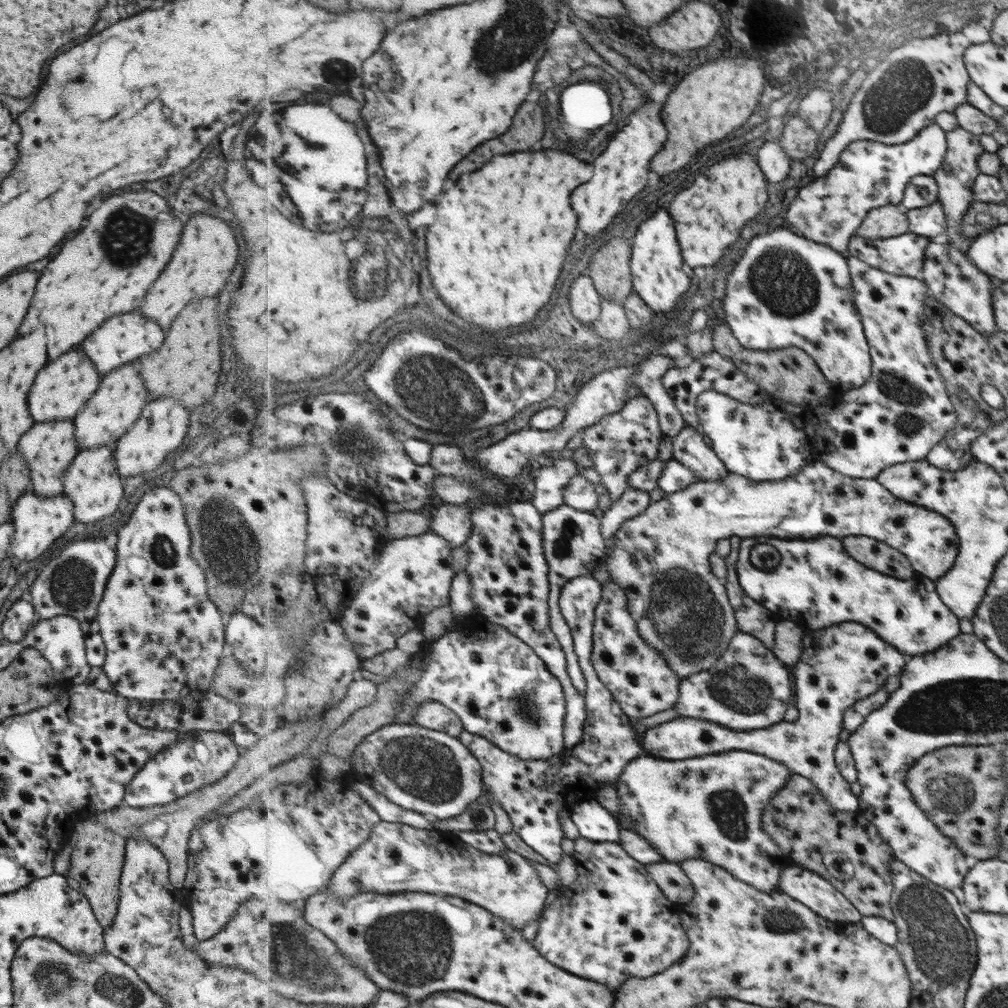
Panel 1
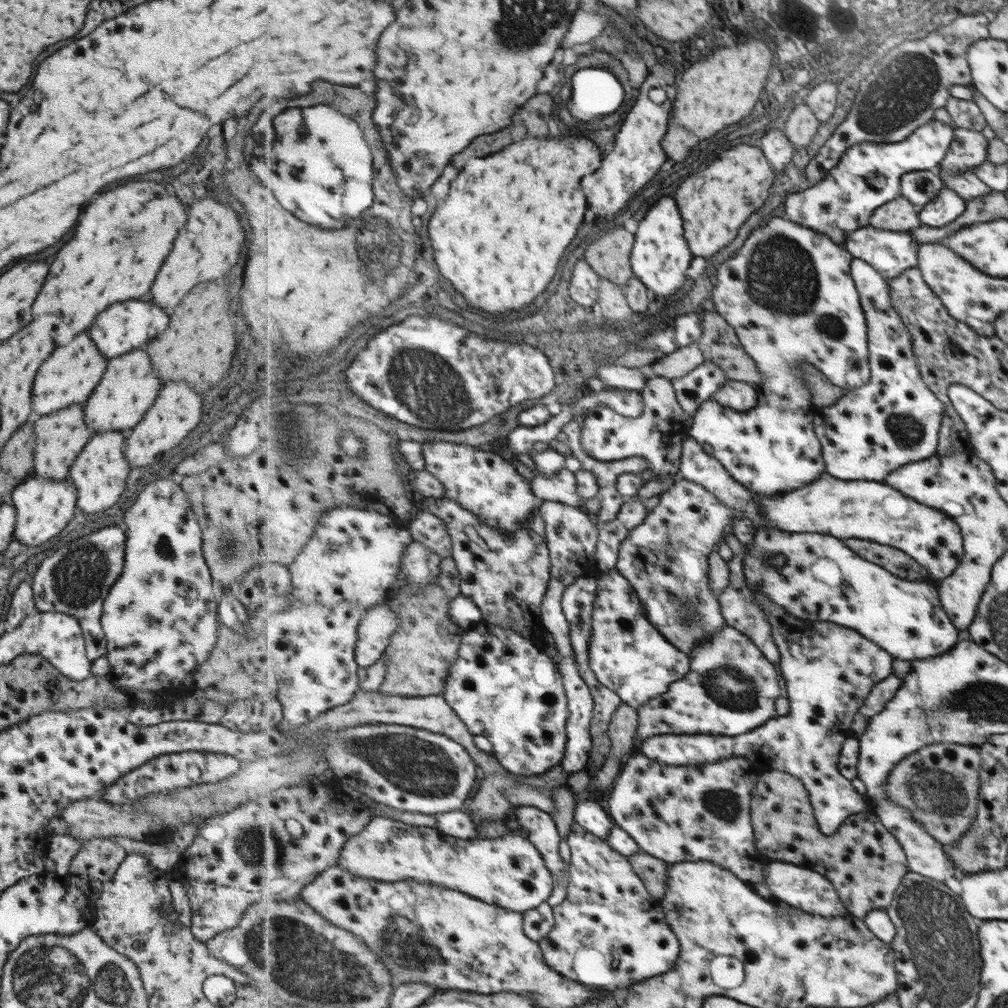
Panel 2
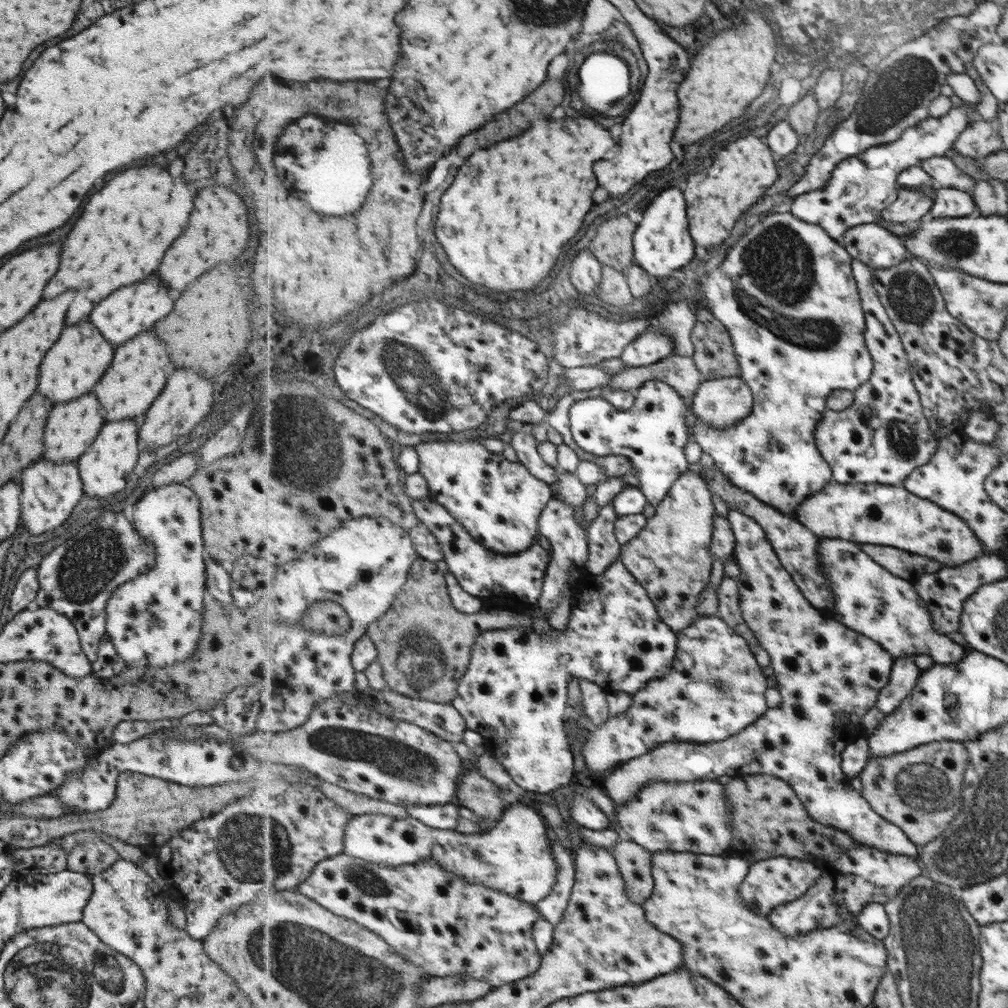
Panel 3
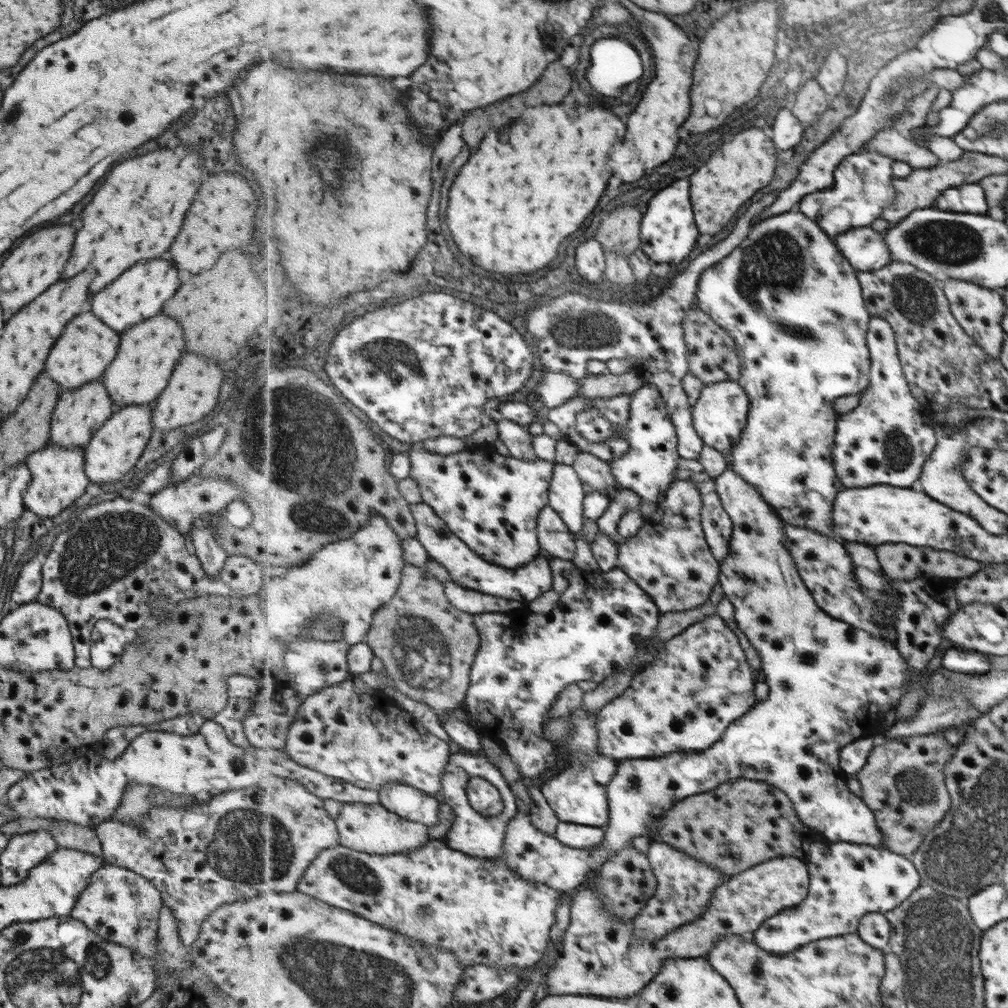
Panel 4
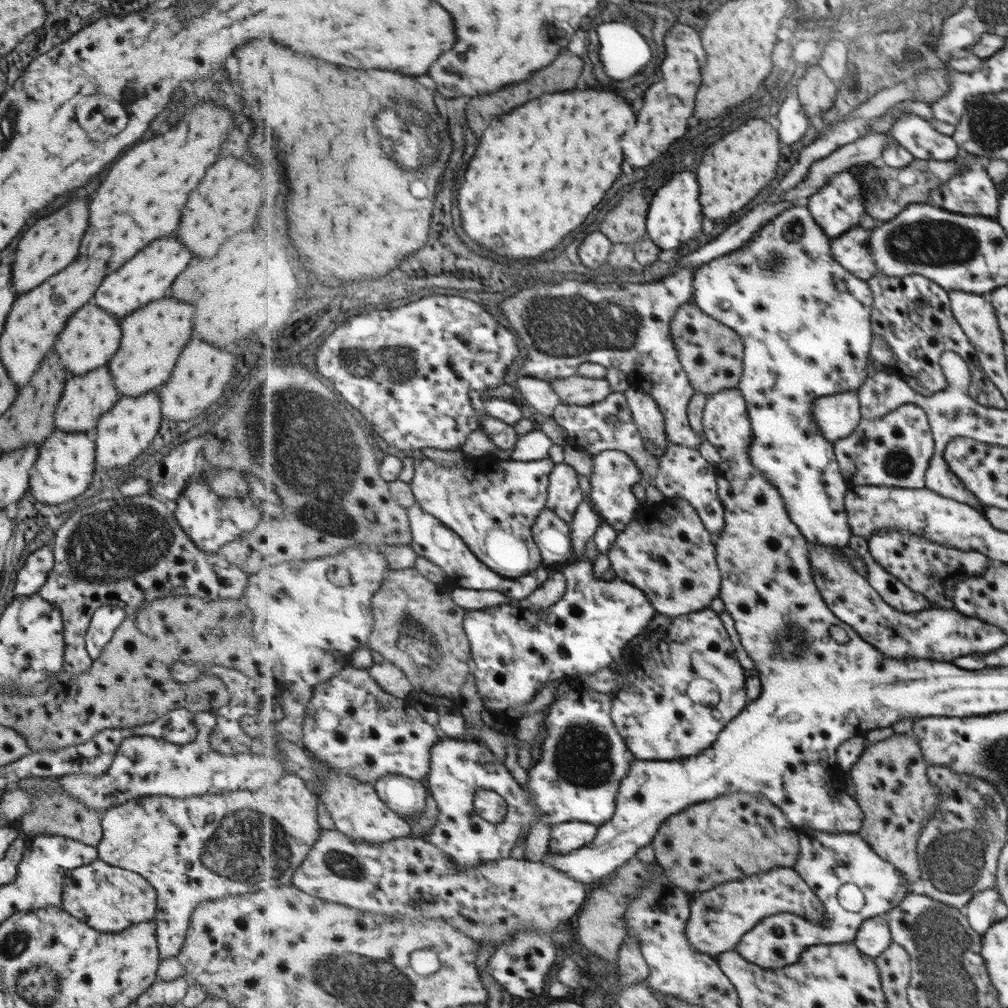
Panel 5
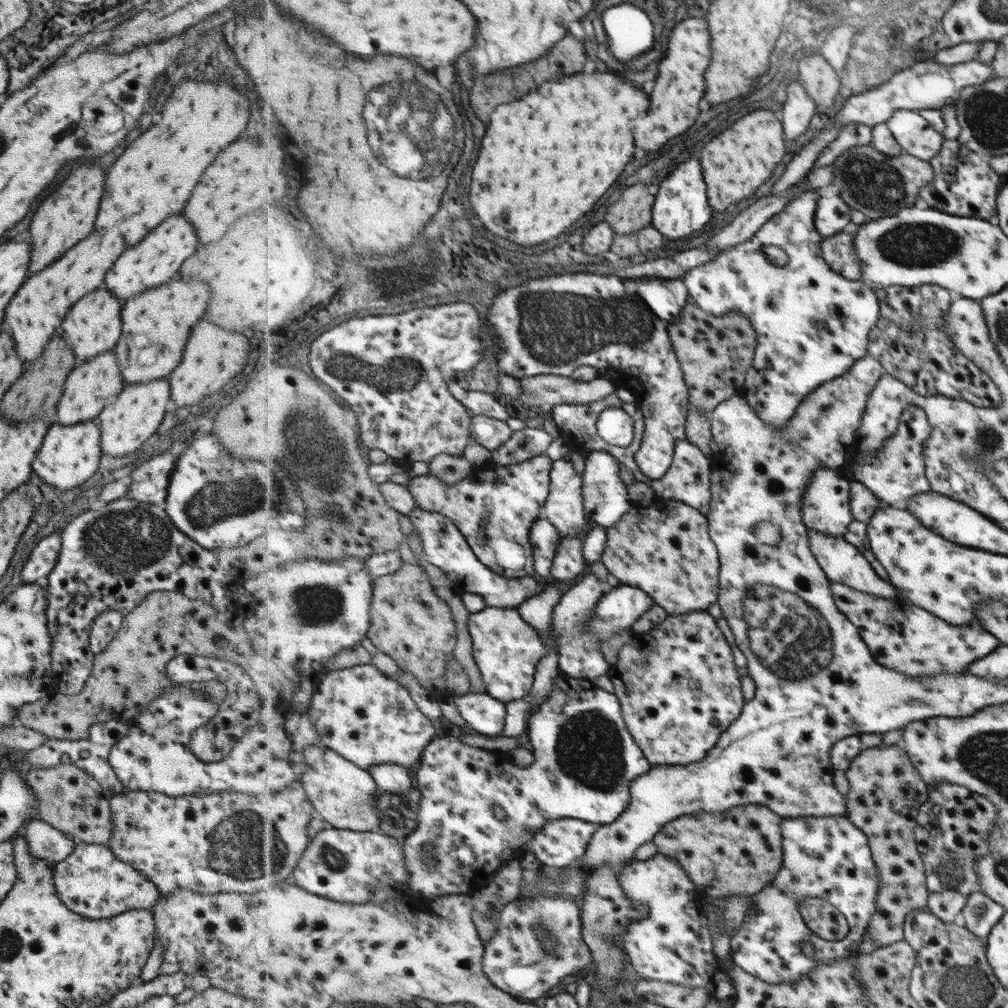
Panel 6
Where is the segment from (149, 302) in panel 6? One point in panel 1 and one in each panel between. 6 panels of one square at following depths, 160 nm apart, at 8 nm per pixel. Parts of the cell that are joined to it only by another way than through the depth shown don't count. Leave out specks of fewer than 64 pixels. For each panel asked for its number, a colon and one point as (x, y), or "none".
1: (116, 403)
2: (127, 387)
3: (136, 374)
4: (146, 353)
5: (151, 338)

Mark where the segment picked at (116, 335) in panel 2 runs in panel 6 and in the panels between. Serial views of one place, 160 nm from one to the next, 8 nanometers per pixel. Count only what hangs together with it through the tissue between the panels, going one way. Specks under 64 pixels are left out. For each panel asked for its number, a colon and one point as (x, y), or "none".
3: (131, 309)
4: (139, 293)
5: (147, 275)
6: (155, 259)

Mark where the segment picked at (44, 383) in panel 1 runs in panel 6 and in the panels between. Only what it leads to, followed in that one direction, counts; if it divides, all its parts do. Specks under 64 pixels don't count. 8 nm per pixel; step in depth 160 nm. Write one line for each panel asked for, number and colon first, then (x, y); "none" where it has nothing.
2: (54, 387)
3: (72, 365)
4: (80, 353)
5: (90, 336)
6: (92, 324)

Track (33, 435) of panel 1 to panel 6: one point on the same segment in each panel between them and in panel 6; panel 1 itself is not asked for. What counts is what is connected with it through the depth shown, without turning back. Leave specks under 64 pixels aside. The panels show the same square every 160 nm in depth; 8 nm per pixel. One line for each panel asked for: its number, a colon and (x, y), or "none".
2: (60, 436)
3: (70, 428)
4: (77, 414)
5: (84, 399)
6: (89, 385)

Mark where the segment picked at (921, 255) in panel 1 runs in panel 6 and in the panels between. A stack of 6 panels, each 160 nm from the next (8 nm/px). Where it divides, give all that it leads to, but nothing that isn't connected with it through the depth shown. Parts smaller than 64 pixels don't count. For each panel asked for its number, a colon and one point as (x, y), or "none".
2: (891, 253)
3: (870, 243)
4: (866, 249)
5: (853, 249)
6: (839, 251)

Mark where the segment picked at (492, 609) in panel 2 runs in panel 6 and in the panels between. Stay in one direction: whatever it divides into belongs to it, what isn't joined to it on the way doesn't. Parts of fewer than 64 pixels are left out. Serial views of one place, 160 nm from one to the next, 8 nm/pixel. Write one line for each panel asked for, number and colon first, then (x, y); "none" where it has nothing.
3: (523, 574)
4: (467, 568)
5: (434, 540)
6: (445, 546)

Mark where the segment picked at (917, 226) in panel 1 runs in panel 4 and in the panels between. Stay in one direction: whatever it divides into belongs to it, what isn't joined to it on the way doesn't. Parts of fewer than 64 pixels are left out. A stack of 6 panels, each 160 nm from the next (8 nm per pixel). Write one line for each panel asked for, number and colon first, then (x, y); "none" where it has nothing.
2: (946, 206)
3: (949, 203)
4: (970, 199)

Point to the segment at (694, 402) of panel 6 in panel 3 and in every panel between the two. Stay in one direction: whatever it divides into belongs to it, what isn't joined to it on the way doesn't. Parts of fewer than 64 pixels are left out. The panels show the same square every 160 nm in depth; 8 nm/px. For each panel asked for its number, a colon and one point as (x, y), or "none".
3: (715, 356)
4: (713, 353)
5: (712, 353)

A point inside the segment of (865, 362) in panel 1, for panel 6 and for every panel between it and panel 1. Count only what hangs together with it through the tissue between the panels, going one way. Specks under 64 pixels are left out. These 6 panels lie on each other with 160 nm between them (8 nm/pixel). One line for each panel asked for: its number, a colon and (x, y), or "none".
2: (790, 294)
3: (786, 275)
4: (788, 275)
5: (781, 291)
6: (822, 322)

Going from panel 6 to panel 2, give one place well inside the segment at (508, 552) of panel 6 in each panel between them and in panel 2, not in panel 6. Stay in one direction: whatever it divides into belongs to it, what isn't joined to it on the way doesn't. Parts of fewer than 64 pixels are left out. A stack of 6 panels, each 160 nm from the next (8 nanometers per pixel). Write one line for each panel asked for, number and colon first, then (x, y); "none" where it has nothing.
2: (482, 481)
3: (500, 503)
4: (493, 502)
5: (496, 519)

